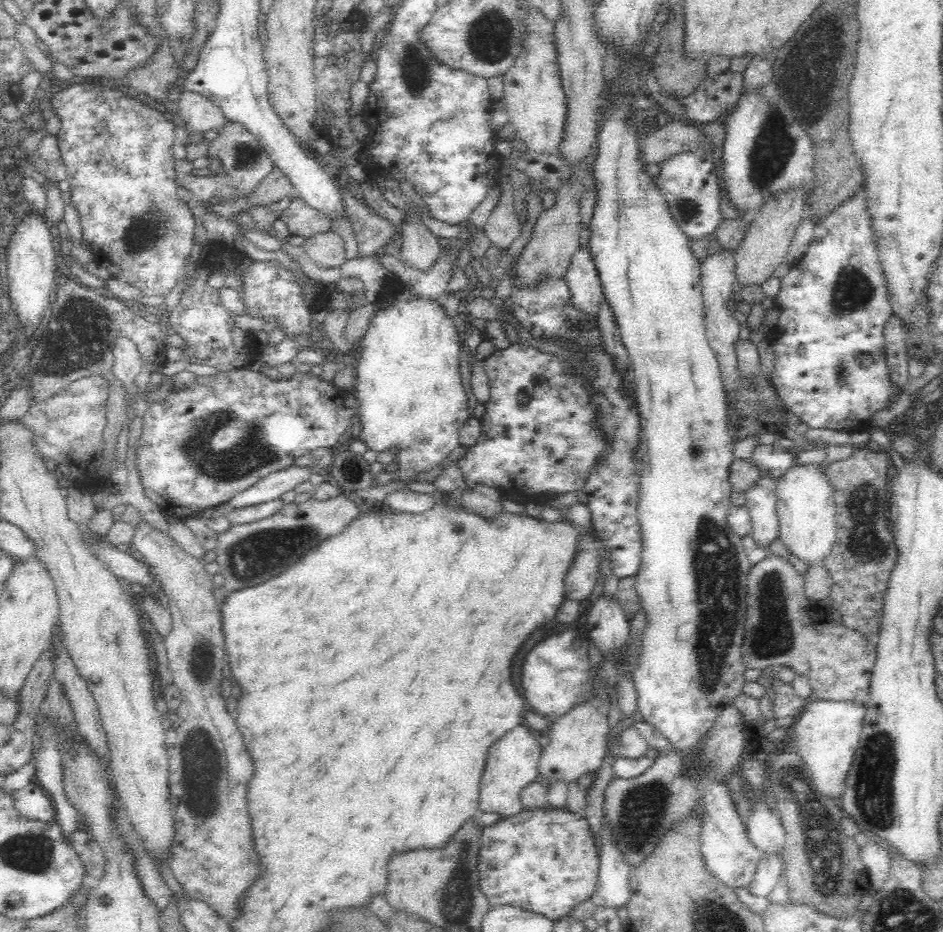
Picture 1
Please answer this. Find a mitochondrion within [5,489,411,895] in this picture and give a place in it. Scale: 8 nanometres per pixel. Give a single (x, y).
(256, 554)

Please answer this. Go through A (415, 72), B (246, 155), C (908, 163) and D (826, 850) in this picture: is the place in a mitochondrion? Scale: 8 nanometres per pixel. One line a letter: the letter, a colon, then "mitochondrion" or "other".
A: mitochondrion
B: mitochondrion
C: other
D: mitochondrion

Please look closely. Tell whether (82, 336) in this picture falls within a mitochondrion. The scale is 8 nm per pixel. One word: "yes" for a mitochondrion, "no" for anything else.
yes

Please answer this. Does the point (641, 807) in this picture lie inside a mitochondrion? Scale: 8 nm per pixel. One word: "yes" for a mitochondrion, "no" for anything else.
yes

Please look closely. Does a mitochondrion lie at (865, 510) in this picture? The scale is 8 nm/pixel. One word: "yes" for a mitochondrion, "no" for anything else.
yes

